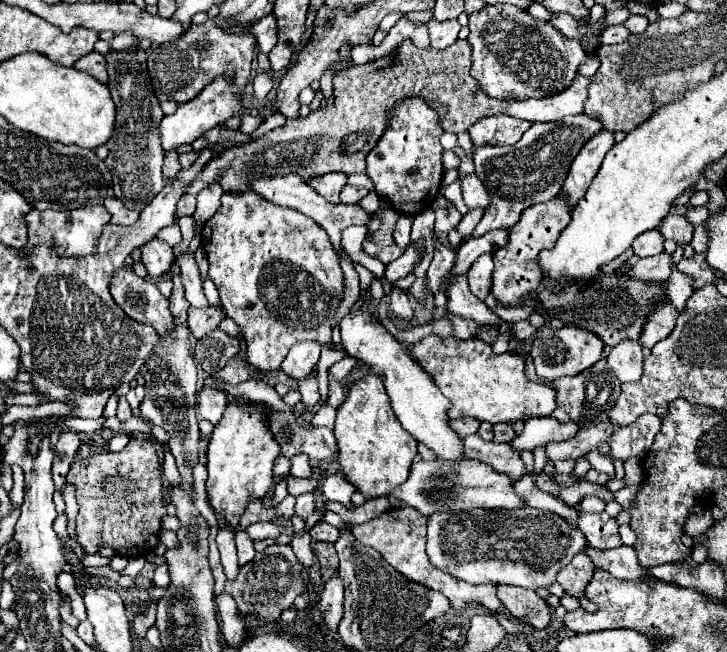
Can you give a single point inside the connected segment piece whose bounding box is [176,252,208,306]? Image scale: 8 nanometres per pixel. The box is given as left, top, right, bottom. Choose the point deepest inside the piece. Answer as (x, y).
(189, 271)

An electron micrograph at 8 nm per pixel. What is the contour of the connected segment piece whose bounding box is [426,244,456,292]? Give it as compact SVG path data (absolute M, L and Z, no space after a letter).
M442 244L436 246L432 264L430 264L428 272L426 272L426 276L430 278L430 288L432 288L432 292L438 290L440 278L444 278L444 276L448 274L448 270L450 270L450 266L452 266L452 262L454 262L454 256L456 256L456 250L454 250L452 246L442 246Z

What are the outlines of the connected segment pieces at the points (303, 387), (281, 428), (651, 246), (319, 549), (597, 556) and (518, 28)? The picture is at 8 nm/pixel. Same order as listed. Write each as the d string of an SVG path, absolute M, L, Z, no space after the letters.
M314 368L312 376L308 376L302 382L298 382L298 390L300 390L302 402L306 406L316 406L316 402L320 400L320 392L318 392L318 370L316 368Z
M272 410L270 428L280 444L280 454L290 458L298 452L308 454L314 460L330 460L336 456L336 438L330 428L302 428L292 412L276 412Z
M658 230L644 232L632 242L632 250L634 250L636 256L642 256L642 258L644 256L656 256L656 254L664 252L662 242L664 242L664 238L662 238L662 234Z
M320 542L316 544L314 552L318 554L318 560L320 560L320 568L322 568L322 580L328 580L336 570L338 570L338 556L336 556L336 550L334 550L334 544L326 544L326 542Z
M586 544L582 550L586 552L586 556L592 560L592 564L596 568L606 570L620 580L638 580L638 578L646 576L646 570L640 568L640 564L636 560L636 552L630 546L598 550L598 548L590 548L590 544Z
M510 4L486 6L470 14L468 28L468 42L472 46L470 76L490 98L530 100L556 96L556 92L572 84L580 64L586 60L586 52L576 40Z

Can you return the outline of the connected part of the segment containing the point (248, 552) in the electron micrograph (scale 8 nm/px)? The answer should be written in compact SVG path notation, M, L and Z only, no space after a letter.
M236 526L236 548L238 548L238 560L240 564L246 564L254 558L256 550L254 550L254 542L248 540L248 534L246 534L246 528L244 526Z

